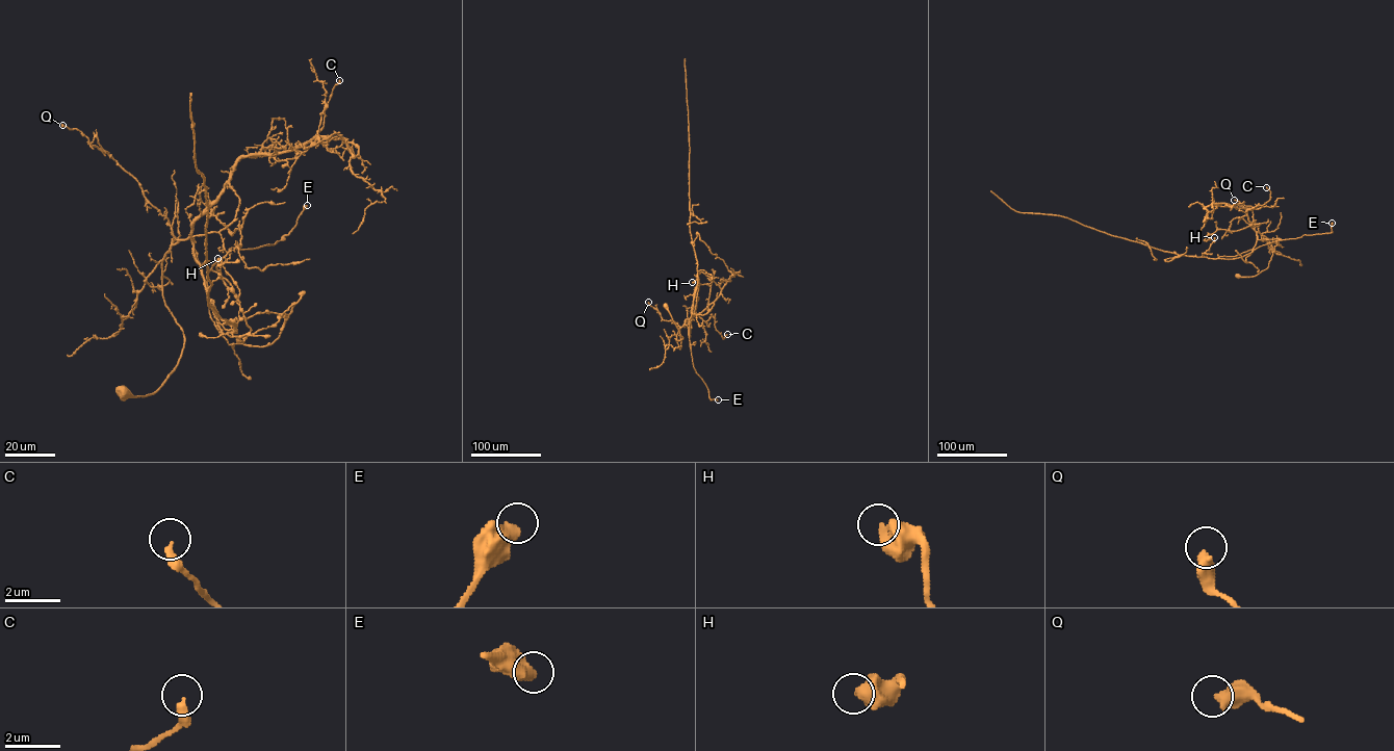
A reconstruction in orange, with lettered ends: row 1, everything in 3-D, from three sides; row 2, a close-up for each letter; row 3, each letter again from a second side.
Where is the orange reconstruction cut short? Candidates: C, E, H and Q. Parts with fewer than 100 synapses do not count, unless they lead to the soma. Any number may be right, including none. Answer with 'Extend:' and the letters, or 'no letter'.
Extend: no letter

